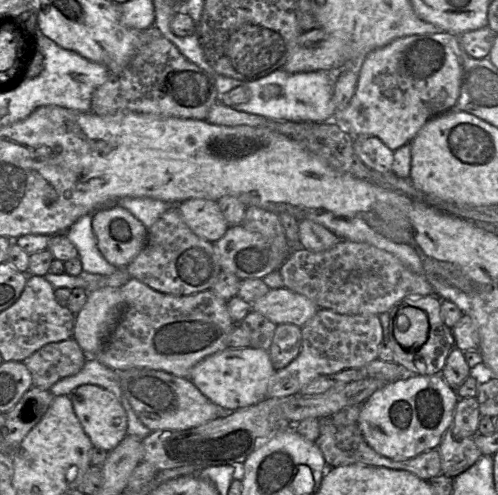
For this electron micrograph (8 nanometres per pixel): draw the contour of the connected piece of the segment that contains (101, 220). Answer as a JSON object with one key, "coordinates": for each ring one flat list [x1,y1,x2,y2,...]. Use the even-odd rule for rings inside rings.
{"coordinates":[[121,207,95,214,92,231,100,253,117,269,126,268,144,248,148,236,148,229]]}

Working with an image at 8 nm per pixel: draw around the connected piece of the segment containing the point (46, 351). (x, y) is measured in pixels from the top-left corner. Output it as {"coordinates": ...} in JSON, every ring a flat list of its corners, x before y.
{"coordinates":[[71,338,46,344,23,363,31,373,32,385,50,390,59,380,77,374,86,360,86,354]]}

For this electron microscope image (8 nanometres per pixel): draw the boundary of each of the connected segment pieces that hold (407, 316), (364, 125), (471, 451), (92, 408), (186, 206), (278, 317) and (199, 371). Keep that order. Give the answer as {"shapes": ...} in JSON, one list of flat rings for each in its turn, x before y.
{"shapes":[[[415,307,400,309,393,323,393,334,397,342,407,351,420,348,427,340,429,322,426,313]],[[448,32,397,38,365,57,357,69,355,93,345,109,336,111,334,122,354,137,375,136,394,152,410,143,431,118,453,109,467,56,459,36]],[[448,429,437,448,441,457,442,474,455,478,470,468,482,456,473,437,460,438]],[[84,384,70,394,73,410,93,447,112,451,127,435,127,415,117,398,106,389]],[[190,199,176,206,185,224,202,239,215,243,229,228,217,201]],[[287,288,270,289,269,292,251,304,251,310,260,313,275,325,294,324,304,326,319,310,309,298,290,291]],[[250,347,226,348,196,364,188,379,223,412,228,412,255,405,267,398,268,385,275,372,266,350]]]}

